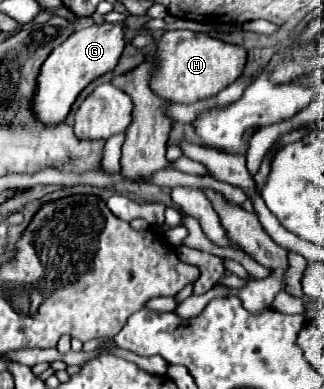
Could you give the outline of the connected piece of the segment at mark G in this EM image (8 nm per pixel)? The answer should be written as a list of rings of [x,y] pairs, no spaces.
[[[102,23],[102,25],[90,25],[86,29],[78,29],[74,35],[70,35],[62,45],[58,45],[50,57],[44,61],[42,71],[38,75],[38,89],[34,95],[32,111],[38,121],[44,125],[56,125],[66,119],[66,115],[72,109],[72,103],[80,95],[80,91],[94,81],[96,77],[110,73],[124,51],[124,27]]]

